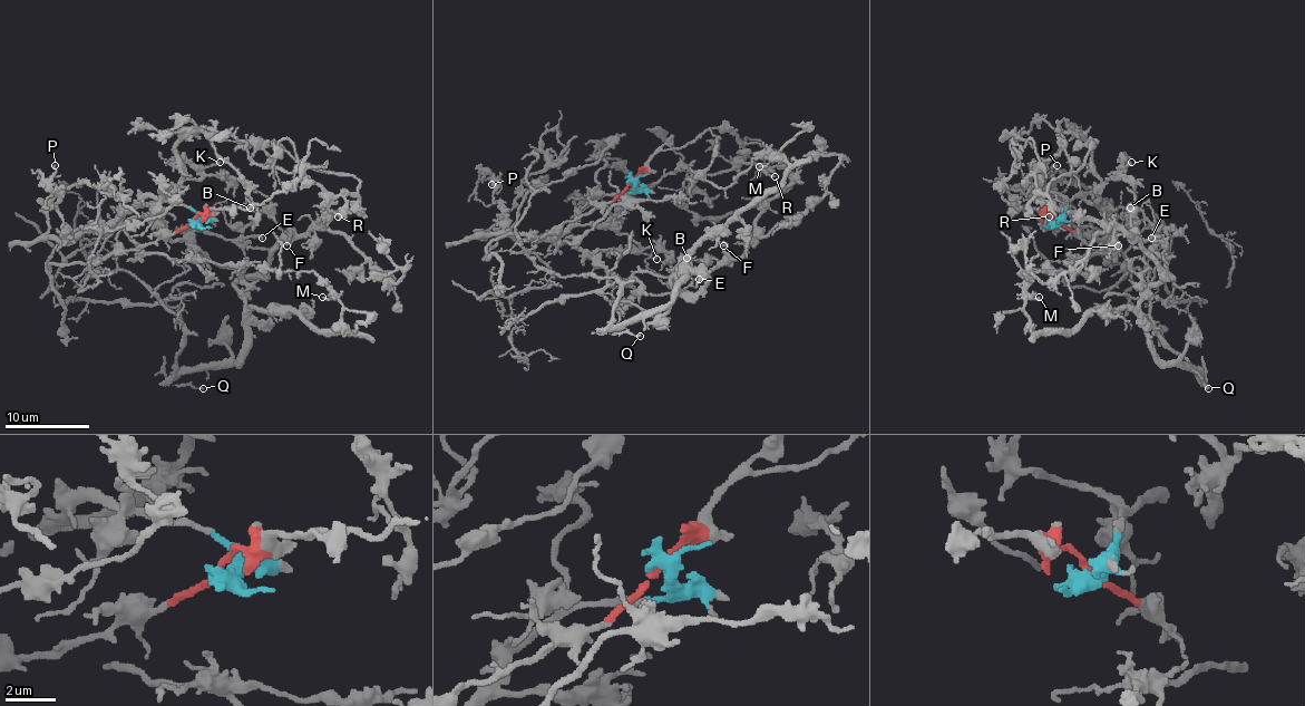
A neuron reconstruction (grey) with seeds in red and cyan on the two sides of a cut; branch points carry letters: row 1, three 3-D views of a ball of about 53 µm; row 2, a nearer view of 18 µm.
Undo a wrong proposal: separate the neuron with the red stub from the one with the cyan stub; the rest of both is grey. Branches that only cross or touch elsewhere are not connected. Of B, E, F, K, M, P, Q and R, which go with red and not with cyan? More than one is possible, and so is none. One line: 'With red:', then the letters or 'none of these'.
With red: B, F, M, Q, R

